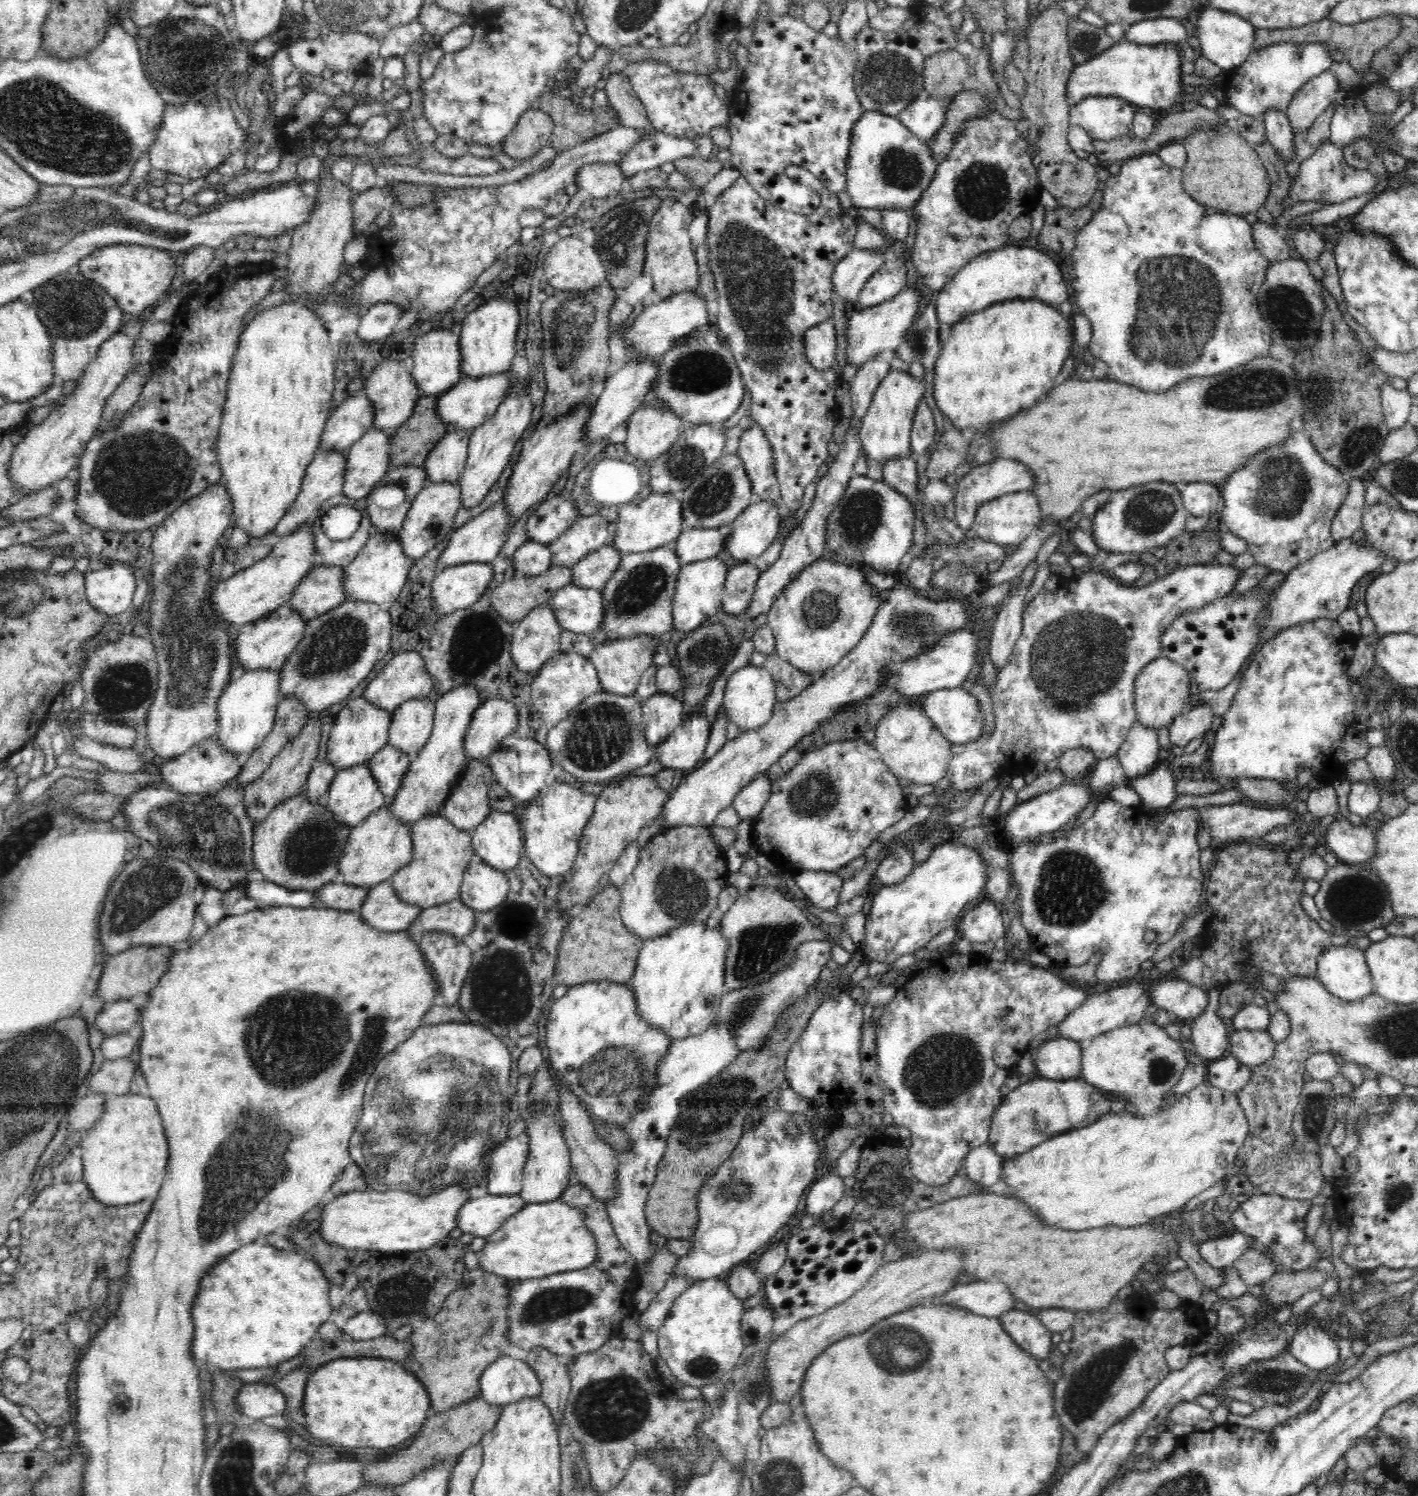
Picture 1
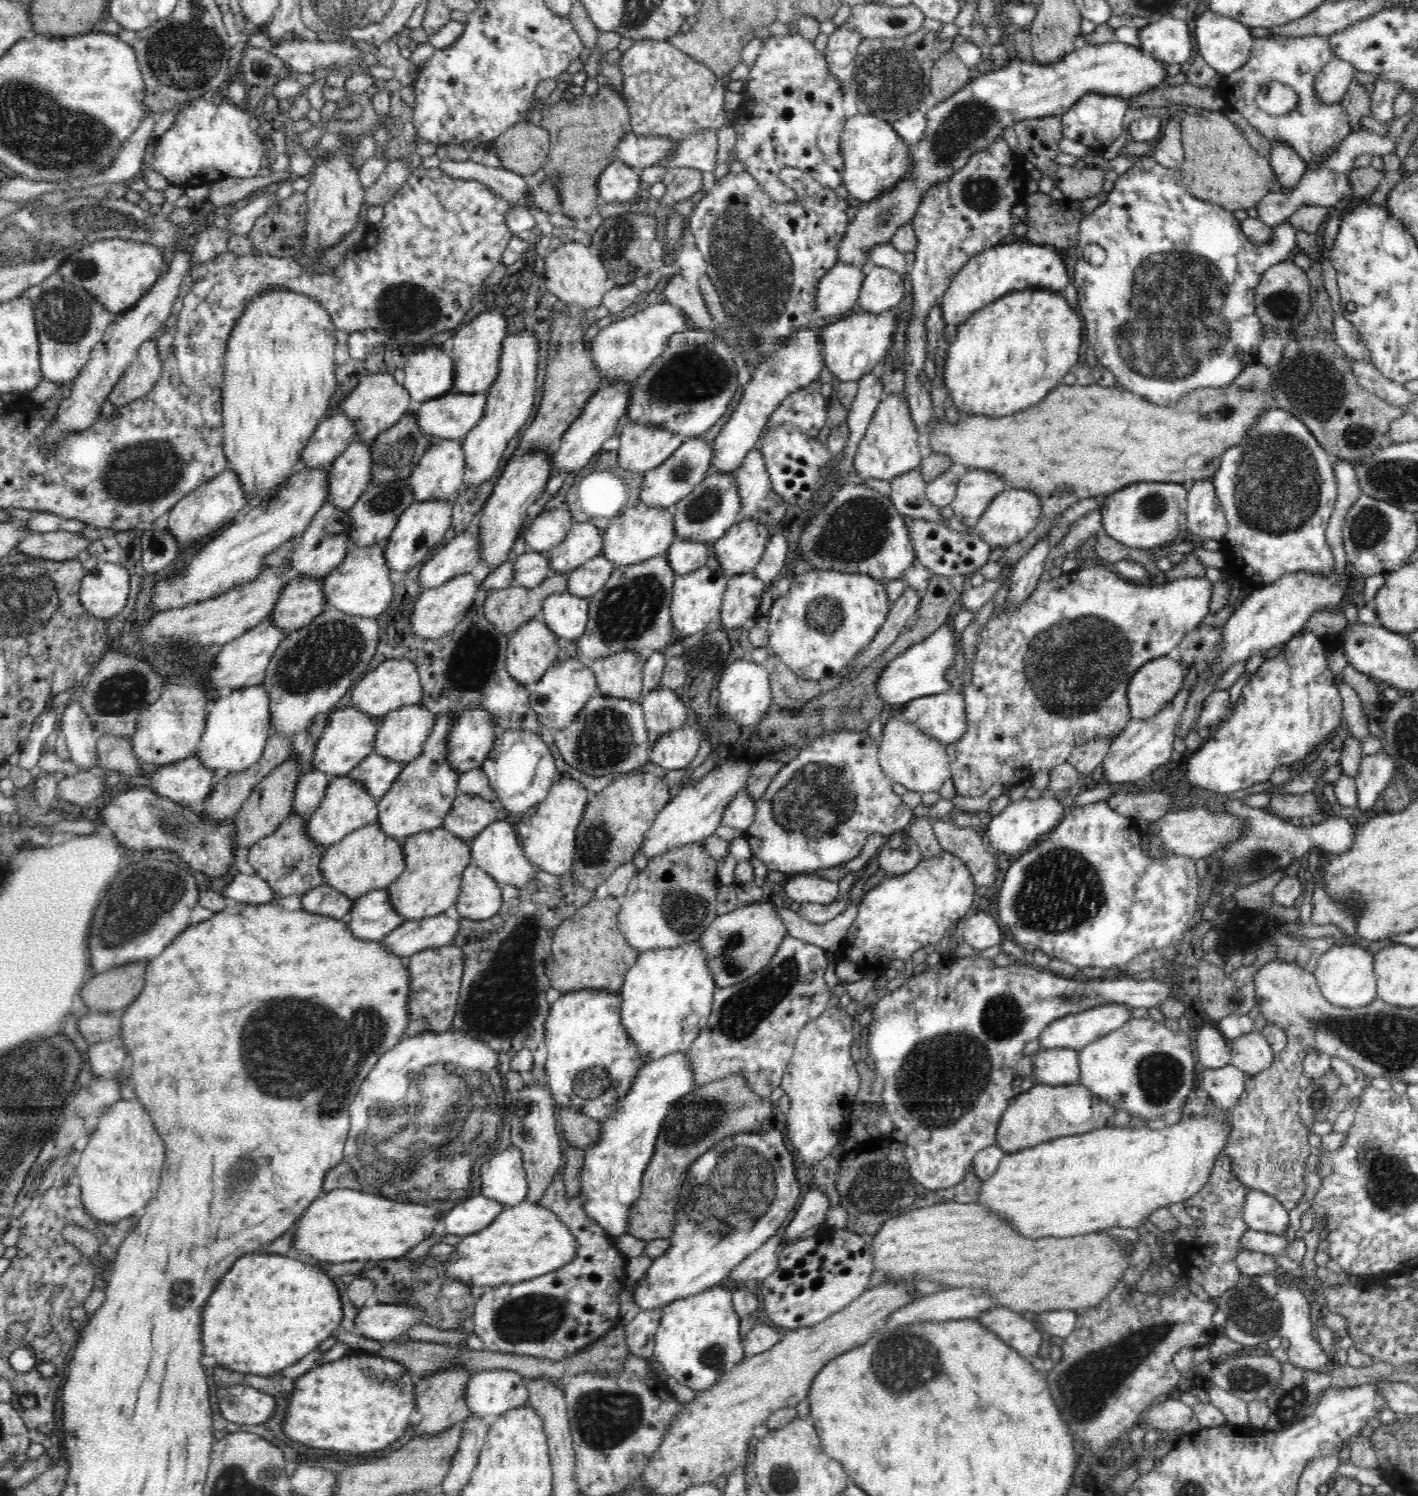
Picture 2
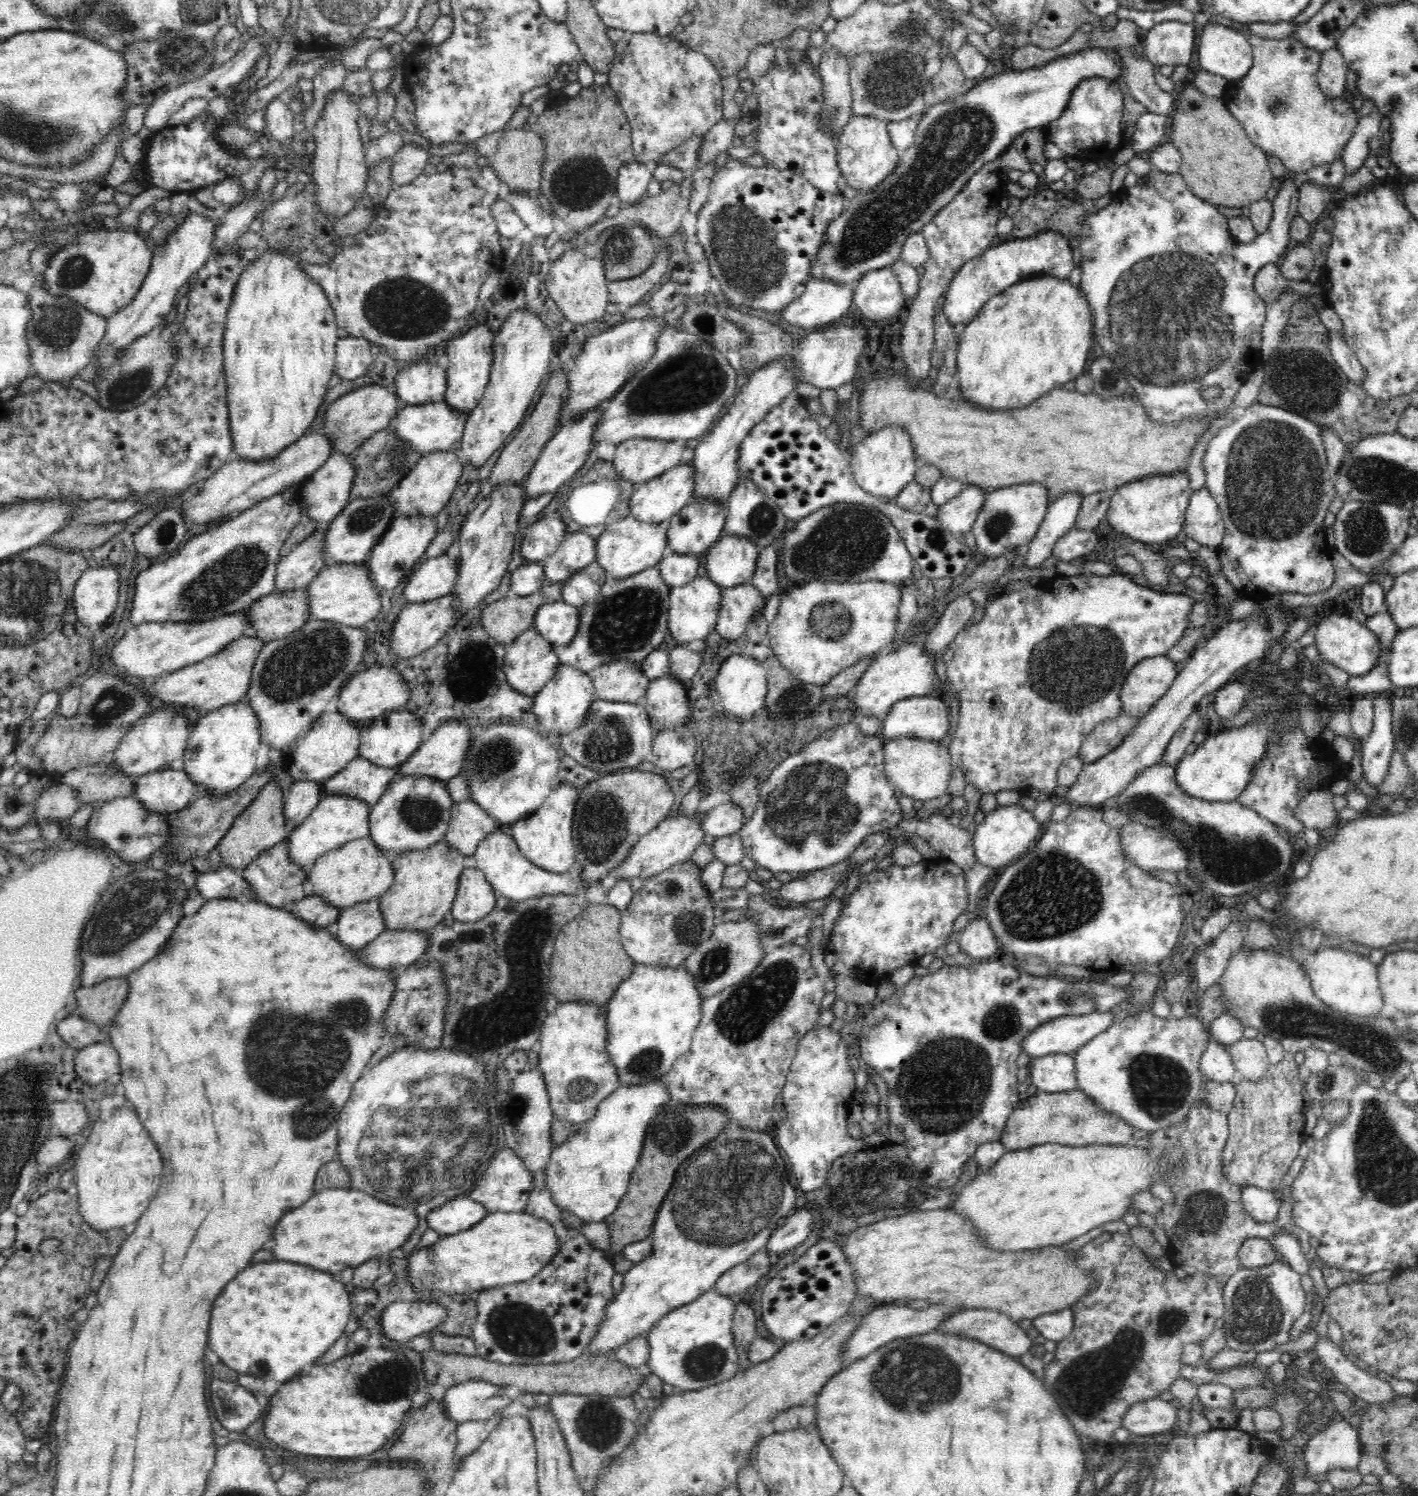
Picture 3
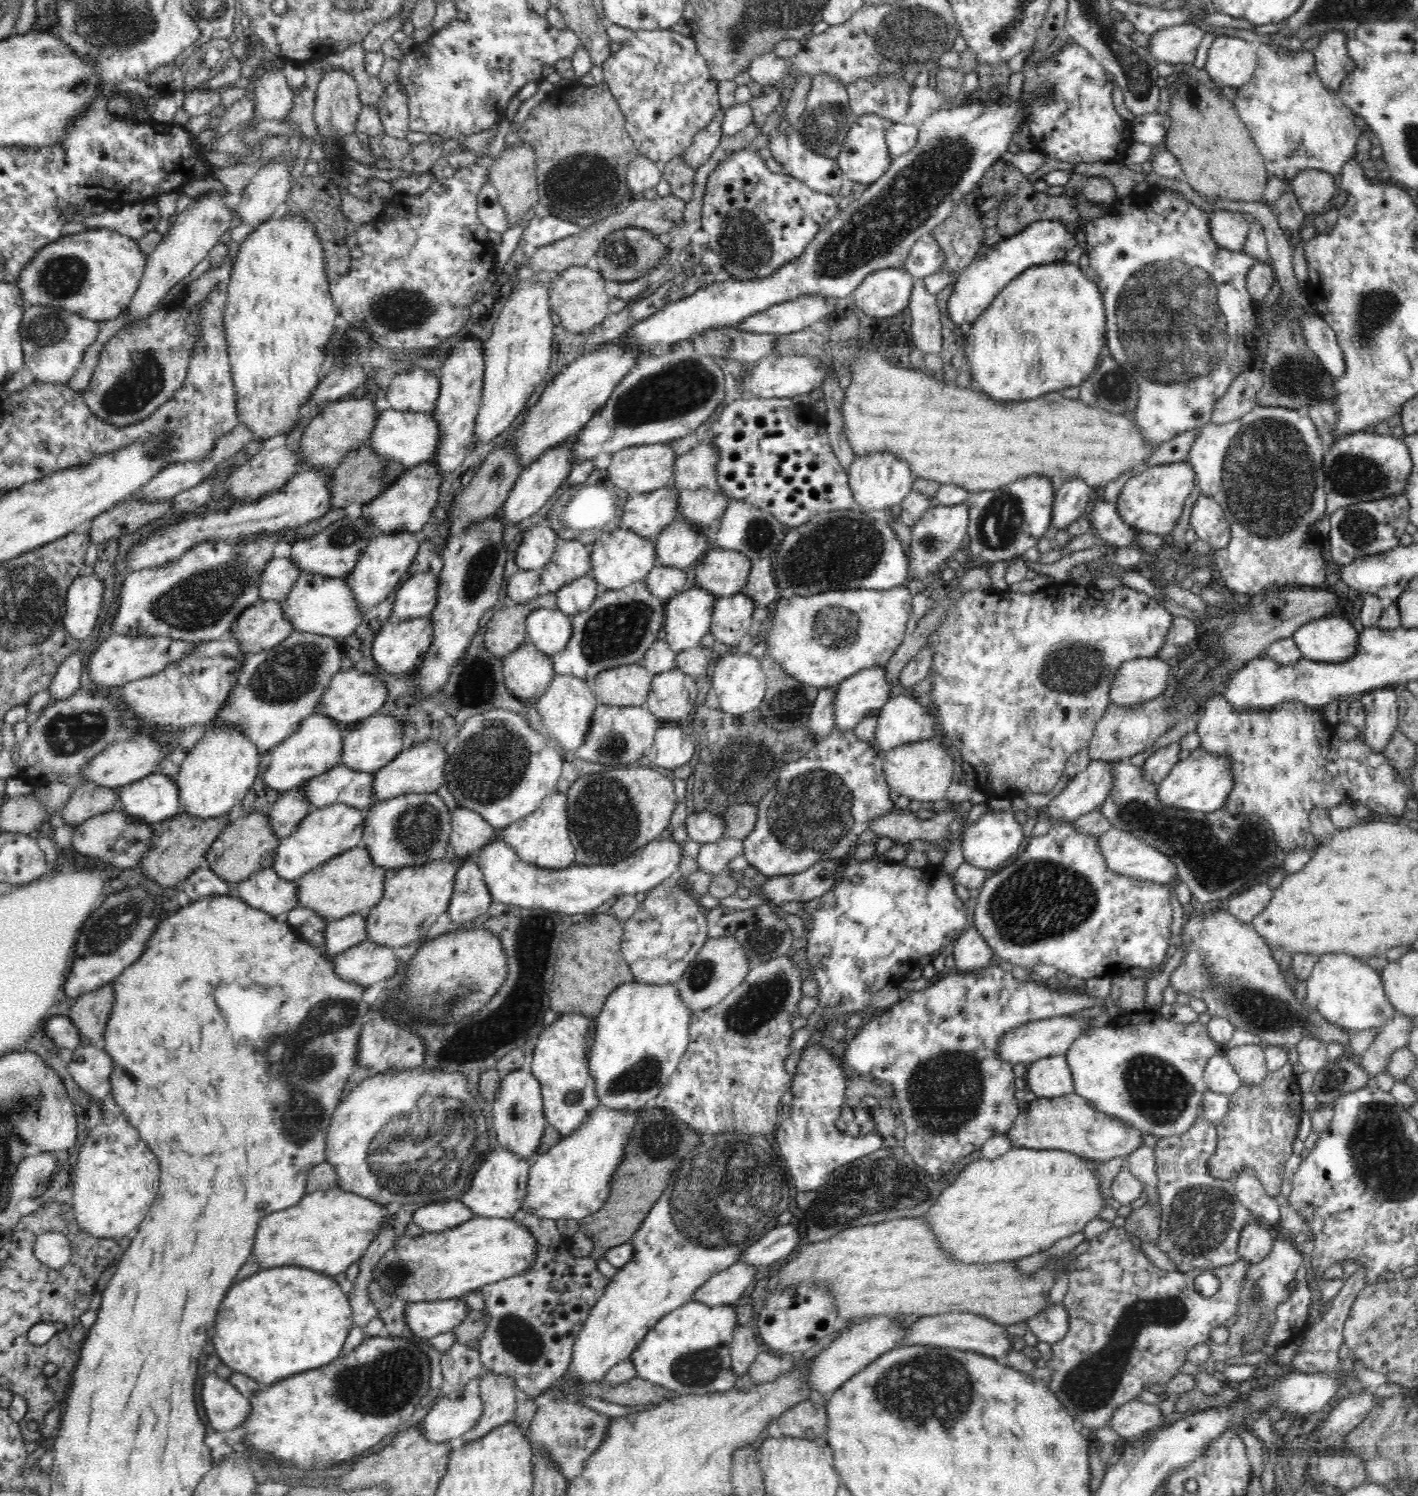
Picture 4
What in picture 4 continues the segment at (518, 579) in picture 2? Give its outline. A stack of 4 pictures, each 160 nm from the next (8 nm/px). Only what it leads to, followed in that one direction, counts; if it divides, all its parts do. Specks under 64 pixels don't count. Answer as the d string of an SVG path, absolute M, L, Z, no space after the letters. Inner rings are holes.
M542 568L519 570L506 580L506 594L512 604L524 604L539 596Z

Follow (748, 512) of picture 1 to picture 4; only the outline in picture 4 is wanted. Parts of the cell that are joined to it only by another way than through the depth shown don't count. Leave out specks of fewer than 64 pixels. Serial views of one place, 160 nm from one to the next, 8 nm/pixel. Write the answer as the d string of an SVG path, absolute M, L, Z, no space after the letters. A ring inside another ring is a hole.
M712 549L696 567L694 580L700 588L705 588L717 598L724 598L742 592L752 564L741 552Z

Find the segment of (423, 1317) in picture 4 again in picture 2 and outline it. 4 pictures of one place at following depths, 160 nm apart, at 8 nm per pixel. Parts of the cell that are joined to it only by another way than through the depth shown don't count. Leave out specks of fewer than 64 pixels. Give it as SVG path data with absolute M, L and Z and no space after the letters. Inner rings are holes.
M394 1304L364 1306L355 1318L354 1331L357 1335L372 1340L390 1341L423 1323L422 1318L423 1310L416 1306Z

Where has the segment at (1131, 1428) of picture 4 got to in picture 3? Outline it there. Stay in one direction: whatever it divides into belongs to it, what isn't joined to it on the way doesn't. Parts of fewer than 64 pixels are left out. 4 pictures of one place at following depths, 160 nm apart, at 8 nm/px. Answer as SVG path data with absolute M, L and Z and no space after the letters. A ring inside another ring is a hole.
M1154 1397L1128 1407L1122 1425L1131 1435L1158 1434L1174 1431L1177 1422L1177 1409L1170 1401Z

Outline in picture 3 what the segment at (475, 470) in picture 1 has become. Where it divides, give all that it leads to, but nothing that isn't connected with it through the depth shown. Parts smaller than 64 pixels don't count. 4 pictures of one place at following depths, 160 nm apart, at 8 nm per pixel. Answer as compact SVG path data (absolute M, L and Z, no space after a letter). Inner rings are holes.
M528 309L513 310L498 329L494 336L494 358L490 372L488 387L484 397L478 402L478 406L469 412L469 417L465 426L463 437L460 440L460 446L463 453L467 456L465 466L474 466L481 468L484 464L494 460L495 455L508 442L510 434L514 433L521 425L523 419L533 407L533 400L542 376L549 372L553 350L553 337L550 329L544 325L544 321Z

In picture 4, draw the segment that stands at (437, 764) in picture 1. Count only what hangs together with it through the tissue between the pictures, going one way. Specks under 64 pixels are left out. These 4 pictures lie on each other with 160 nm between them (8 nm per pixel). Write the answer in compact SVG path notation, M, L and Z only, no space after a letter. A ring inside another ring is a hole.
M436 793L402 794L388 800L373 800L374 804L366 811L365 830L362 845L369 852L370 858L376 867L387 871L402 868L415 868L432 864L438 860L452 857L449 849L449 837L451 834L451 811Z

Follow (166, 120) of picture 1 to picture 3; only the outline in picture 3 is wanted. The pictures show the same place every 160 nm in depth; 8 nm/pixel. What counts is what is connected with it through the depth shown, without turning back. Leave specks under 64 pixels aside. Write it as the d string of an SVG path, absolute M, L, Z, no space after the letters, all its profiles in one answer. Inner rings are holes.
M232 110L220 122L211 116L210 111L199 114L191 122L178 126L167 126L156 131L144 144L142 164L149 174L149 184L146 185L163 189L166 194L192 193L219 180L236 177L248 170L252 161L258 158L246 159L242 152L237 152L222 145L218 138L219 128L225 125L239 126L242 124L241 113Z

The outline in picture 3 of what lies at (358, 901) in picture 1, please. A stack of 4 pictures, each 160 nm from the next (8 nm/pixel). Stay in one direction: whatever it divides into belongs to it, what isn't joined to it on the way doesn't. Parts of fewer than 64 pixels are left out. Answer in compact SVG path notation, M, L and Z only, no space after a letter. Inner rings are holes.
M312 894L293 903L288 909L294 916L305 920L314 928L326 929L333 928L338 915L342 911L331 904L326 904L321 896Z

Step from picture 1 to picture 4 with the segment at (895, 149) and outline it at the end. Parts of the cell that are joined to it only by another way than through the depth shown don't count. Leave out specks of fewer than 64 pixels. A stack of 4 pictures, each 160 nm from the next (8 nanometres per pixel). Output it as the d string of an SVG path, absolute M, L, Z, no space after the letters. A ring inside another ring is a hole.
M865 114L851 124L845 143L836 160L846 179L869 185L876 182L888 170L893 158L885 141L886 128L883 124L884 119L876 114Z

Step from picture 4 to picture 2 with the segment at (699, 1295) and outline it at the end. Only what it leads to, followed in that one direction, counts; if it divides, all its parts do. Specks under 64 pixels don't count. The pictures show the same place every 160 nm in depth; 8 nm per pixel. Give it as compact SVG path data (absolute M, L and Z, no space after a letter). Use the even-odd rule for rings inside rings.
M776 1233L757 1251L745 1258L737 1267L734 1267L727 1276L728 1280L738 1283L746 1280L758 1281L770 1276L778 1268L779 1258L777 1255L780 1243L780 1234Z

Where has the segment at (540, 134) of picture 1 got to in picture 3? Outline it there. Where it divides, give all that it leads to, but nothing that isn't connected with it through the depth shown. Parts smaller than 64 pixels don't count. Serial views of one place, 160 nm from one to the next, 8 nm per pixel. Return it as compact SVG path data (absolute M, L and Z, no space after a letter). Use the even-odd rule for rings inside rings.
M526 126L522 129L510 129L504 132L497 145L497 150L492 156L490 166L497 174L500 188L506 188L512 192L538 192L544 161L543 139Z

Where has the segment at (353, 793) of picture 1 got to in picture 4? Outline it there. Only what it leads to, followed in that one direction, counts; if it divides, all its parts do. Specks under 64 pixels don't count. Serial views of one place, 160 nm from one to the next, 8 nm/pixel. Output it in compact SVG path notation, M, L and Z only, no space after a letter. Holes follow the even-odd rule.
M341 803L320 809L311 809L297 830L278 844L271 867L274 869L274 873L282 880L295 882L308 872L323 866L325 862L332 860L338 854L361 846L366 811Z

